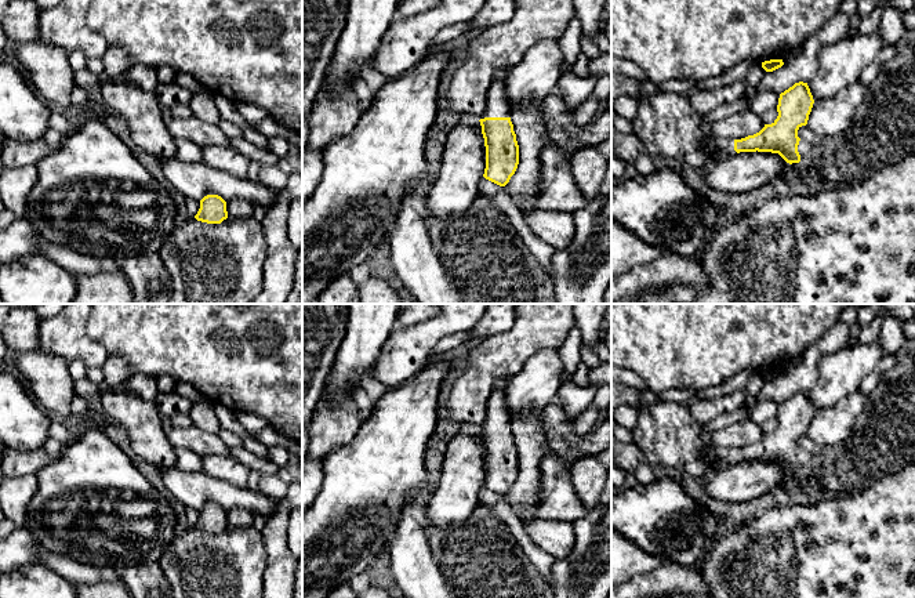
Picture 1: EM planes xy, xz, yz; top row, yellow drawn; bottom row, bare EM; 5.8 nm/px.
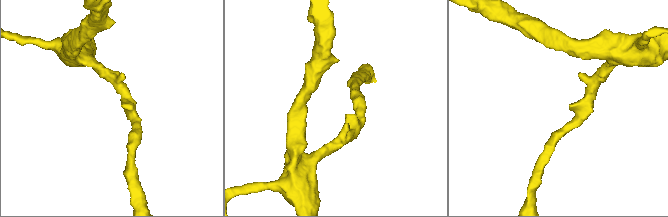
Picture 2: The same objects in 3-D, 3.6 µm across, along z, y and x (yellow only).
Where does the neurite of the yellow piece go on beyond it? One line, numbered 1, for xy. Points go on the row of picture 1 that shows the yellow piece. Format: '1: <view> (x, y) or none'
1: none

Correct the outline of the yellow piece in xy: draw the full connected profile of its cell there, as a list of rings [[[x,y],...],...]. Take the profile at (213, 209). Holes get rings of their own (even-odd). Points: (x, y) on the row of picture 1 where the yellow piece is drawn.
[[[218,195],[204,196],[195,218],[207,224],[221,224],[228,218],[226,202]]]

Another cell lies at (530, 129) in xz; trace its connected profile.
[[[524,101],[511,110],[511,122],[519,145],[519,164],[509,182],[504,186],[523,213],[538,211],[534,199],[540,193],[540,156],[549,137],[542,119],[541,104]]]

